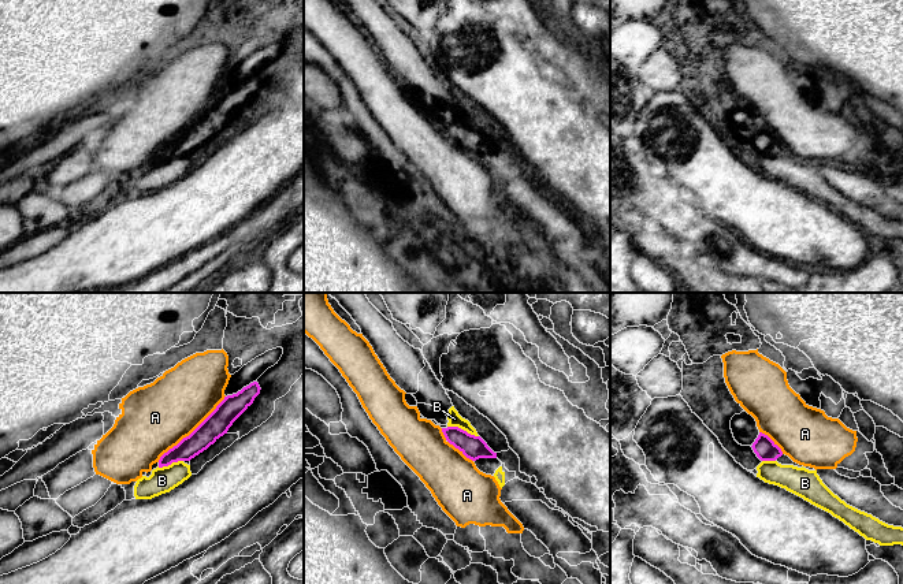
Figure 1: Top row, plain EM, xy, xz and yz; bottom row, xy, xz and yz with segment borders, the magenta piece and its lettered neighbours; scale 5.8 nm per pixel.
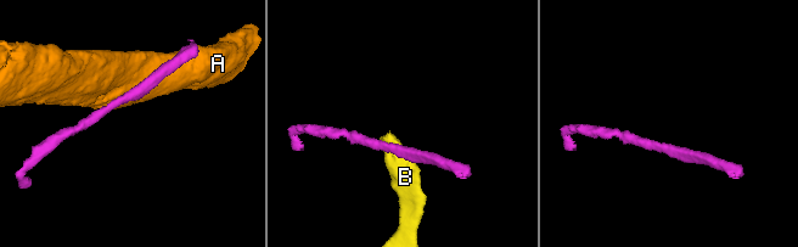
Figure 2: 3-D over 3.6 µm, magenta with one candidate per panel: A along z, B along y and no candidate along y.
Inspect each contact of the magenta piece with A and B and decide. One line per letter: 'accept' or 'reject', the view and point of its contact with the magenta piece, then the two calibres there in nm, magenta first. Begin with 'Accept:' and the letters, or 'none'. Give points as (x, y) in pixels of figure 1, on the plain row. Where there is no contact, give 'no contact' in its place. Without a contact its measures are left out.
Accept: none
A: reject; contact xy (193, 125); calibres 150 and 400 nm
B: reject; contact xz (463, 123); calibres 140 and 80 nm

